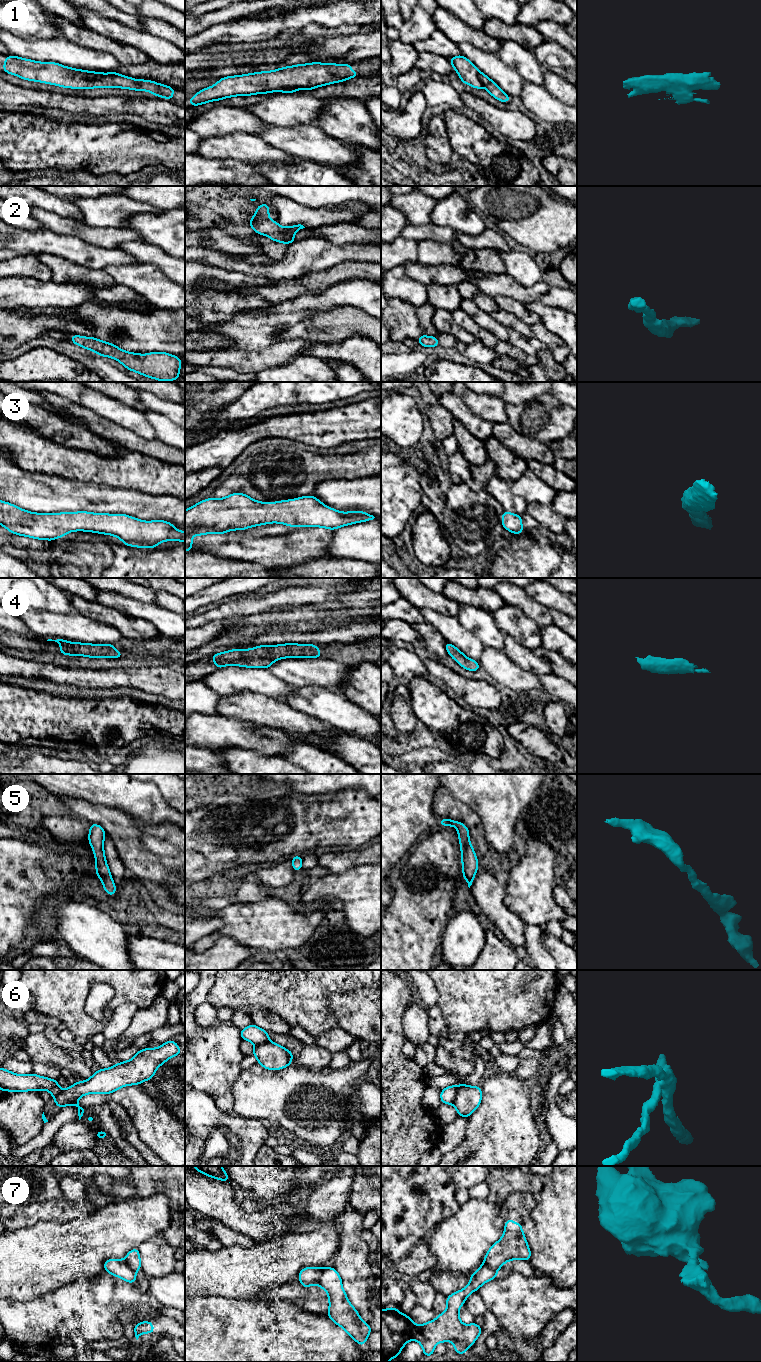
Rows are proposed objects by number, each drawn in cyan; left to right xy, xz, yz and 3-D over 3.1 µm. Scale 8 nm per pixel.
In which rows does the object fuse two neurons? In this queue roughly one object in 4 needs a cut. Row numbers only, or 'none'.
1, 6, 7

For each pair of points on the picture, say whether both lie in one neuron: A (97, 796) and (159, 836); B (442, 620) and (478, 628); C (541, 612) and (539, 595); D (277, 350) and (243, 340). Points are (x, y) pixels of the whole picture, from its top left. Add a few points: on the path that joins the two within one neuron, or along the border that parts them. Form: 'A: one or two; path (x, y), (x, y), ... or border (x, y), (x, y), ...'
A: two; border (92, 802), (120, 808), (136, 819)
B: two; border (456, 617), (463, 627), (471, 631), (479, 639)
C: two; border (523, 589), (533, 599), (550, 609)
D: two; border (283, 340), (272, 342), (259, 349), (242, 348)

